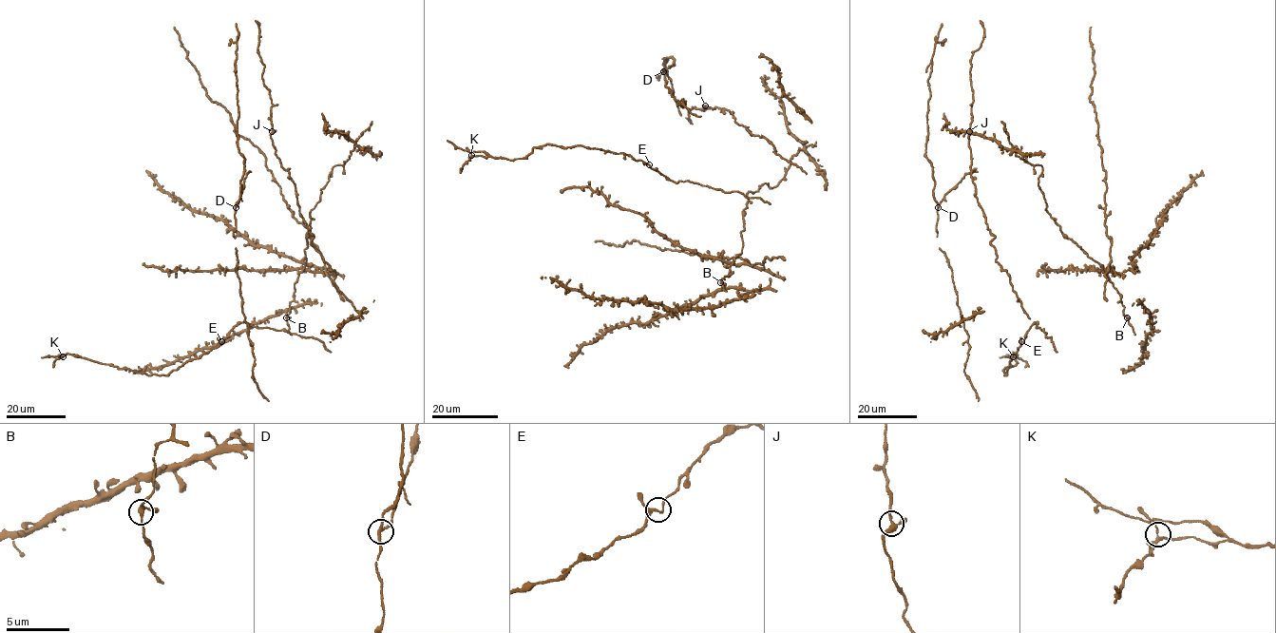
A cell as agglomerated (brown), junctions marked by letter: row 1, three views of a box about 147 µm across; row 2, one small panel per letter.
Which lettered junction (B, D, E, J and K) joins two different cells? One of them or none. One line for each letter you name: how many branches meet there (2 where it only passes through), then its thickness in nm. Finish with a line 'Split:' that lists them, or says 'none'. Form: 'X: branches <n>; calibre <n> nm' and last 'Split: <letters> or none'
D: branches 3; calibre 190 nm
Split: D

